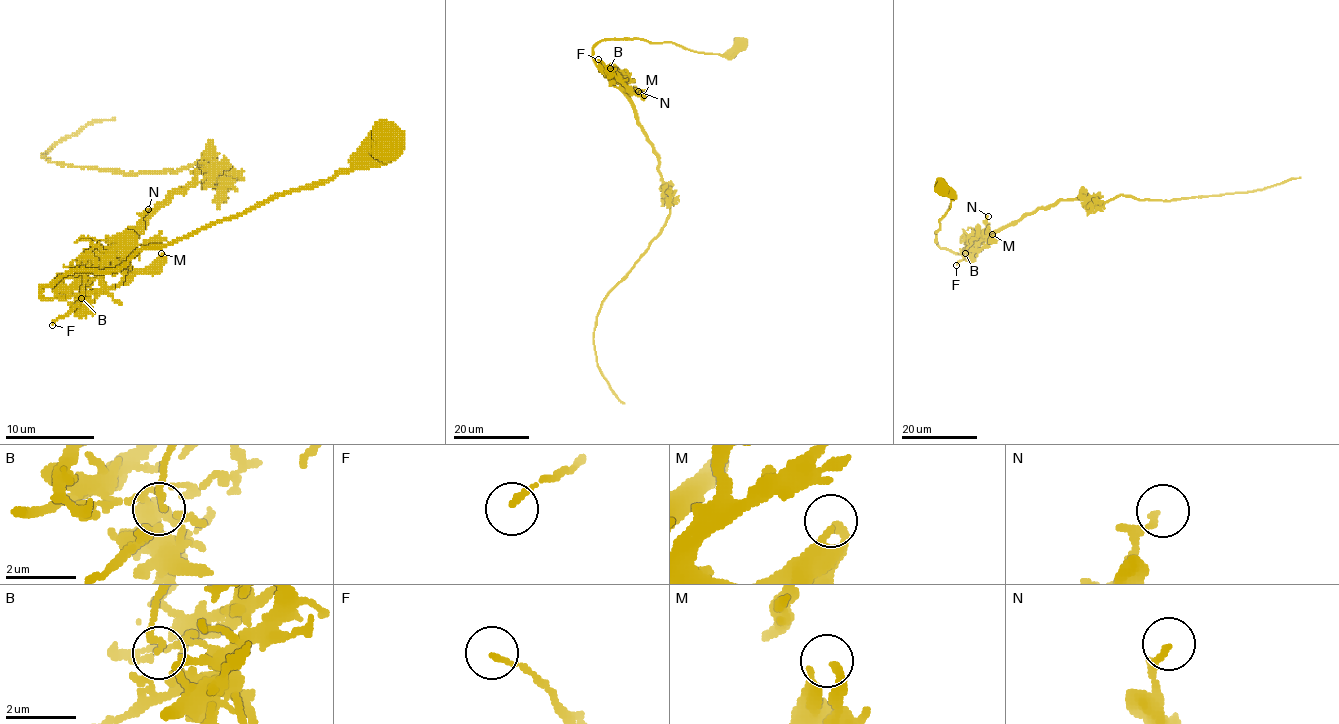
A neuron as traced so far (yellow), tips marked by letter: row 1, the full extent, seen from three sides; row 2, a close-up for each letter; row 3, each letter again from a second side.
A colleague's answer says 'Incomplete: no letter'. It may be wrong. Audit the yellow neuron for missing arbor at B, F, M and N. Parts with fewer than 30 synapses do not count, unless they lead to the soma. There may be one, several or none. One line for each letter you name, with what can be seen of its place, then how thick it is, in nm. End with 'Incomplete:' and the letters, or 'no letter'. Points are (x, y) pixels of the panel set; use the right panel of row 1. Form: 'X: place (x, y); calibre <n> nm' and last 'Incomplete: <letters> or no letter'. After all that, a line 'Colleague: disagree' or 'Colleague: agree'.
Incomplete: no letter
Colleague: agree

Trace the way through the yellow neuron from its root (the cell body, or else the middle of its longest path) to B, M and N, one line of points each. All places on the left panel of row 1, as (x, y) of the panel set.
B: (386, 140), (326, 180), (41, 287), (55, 298), (101, 271), (86, 276), (81, 298)
M: (386, 140), (326, 180), (141, 247), (115, 269), (66, 271), (41, 296), (108, 267), (159, 264), (161, 253)
N: (386, 140), (326, 180), (141, 247), (115, 269), (66, 271), (41, 296), (124, 256), (148, 209)

